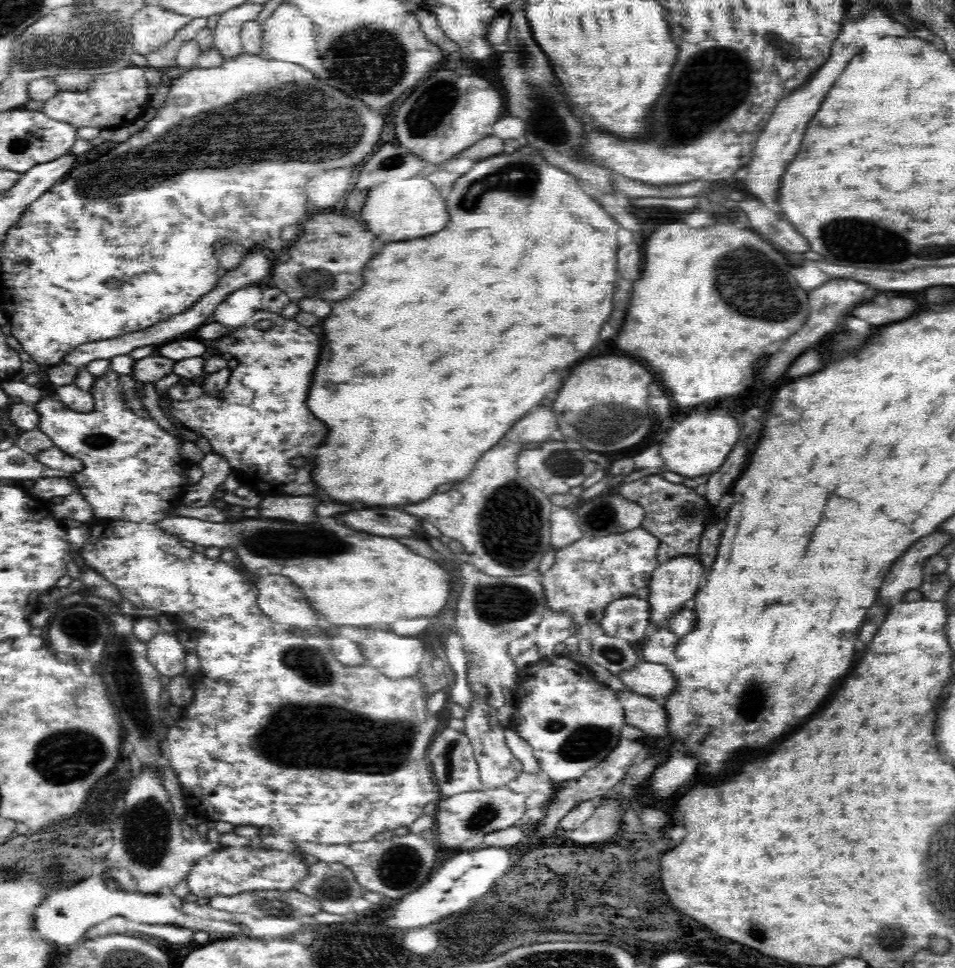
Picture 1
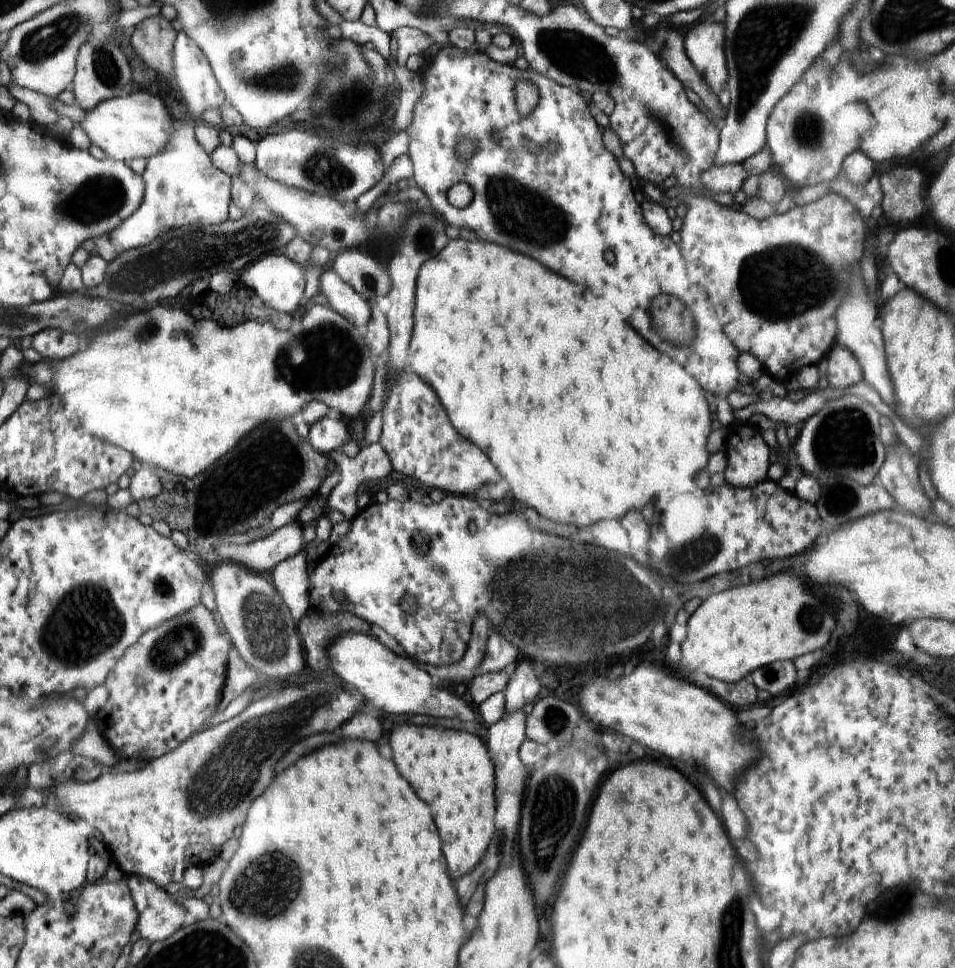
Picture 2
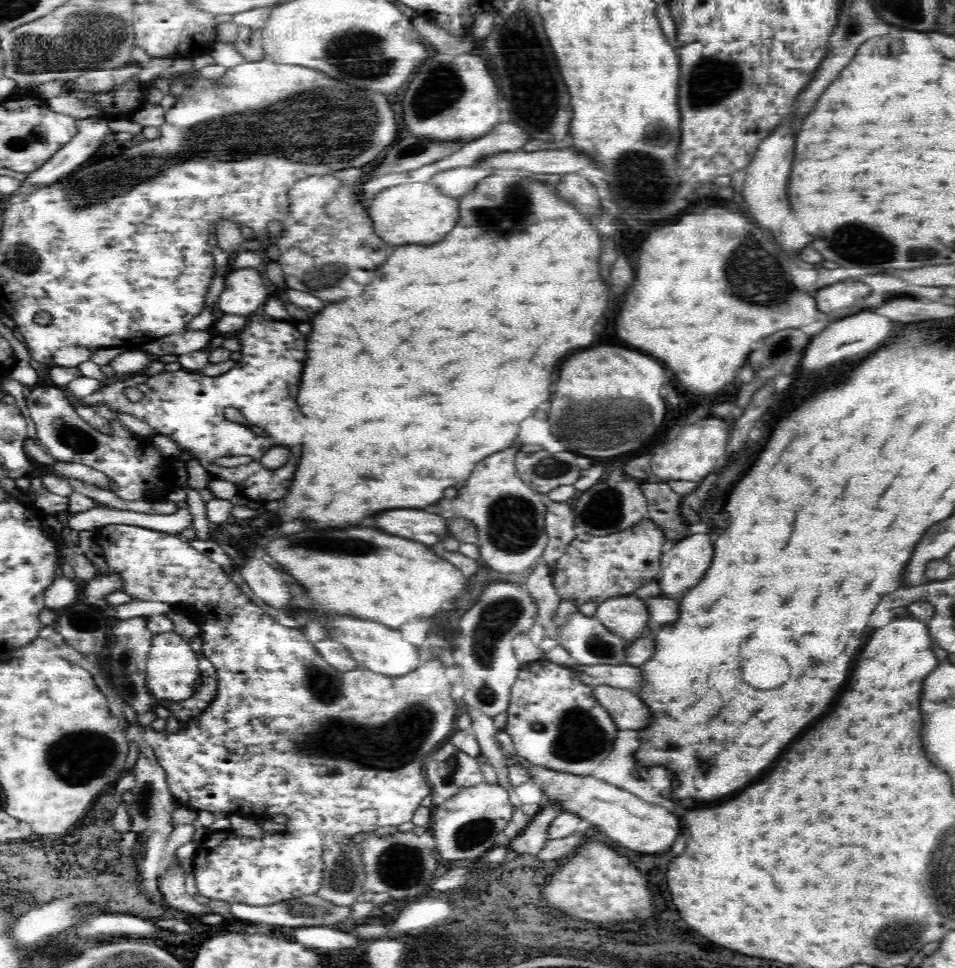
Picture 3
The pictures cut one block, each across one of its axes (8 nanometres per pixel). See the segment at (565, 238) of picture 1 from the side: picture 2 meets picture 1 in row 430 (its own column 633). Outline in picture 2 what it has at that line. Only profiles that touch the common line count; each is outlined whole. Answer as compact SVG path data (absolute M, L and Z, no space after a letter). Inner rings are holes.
M460 238L449 242L446 248L442 246L434 256L431 256L436 258L426 260L418 269L414 299L416 302L414 330L409 342L406 368L410 368L422 380L426 380L426 384L430 384L438 398L442 398L440 402L444 404L452 426L458 430L458 434L462 434L464 438L468 438L472 444L486 452L490 462L508 482L514 498L526 502L544 518L573 526L578 535L581 526L590 526L604 518L621 519L624 512L628 512L630 508L642 512L646 504L652 498L656 498L656 494L662 495L662 490L664 492L692 490L696 486L694 480L696 472L707 466L710 456L706 452L706 438L712 430L710 414L713 410L707 398L704 398L700 384L694 380L694 376L684 372L680 364L670 360L670 356L662 356L662 352L658 354L656 352L658 350L652 344L648 344L632 326L628 326L628 322L624 322L622 308L612 306L612 300L608 304L608 312L600 312L602 296L596 294L594 288L586 290L582 286L576 286L570 280L550 272L536 260L502 248L498 244L488 244L478 238L474 242Z

